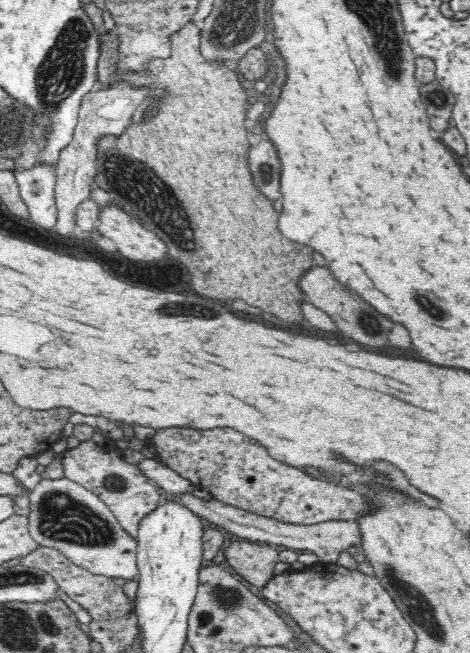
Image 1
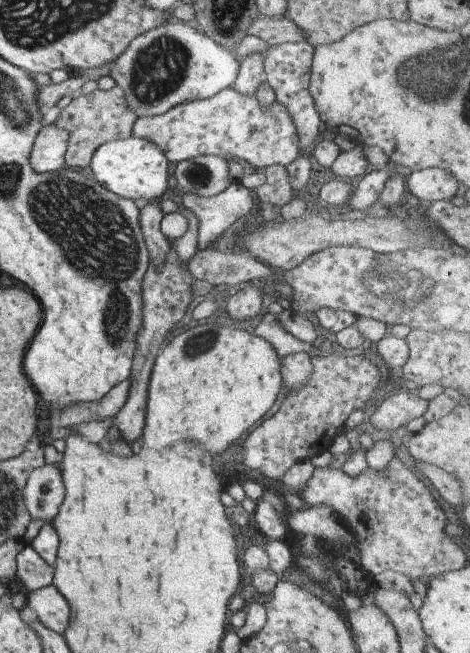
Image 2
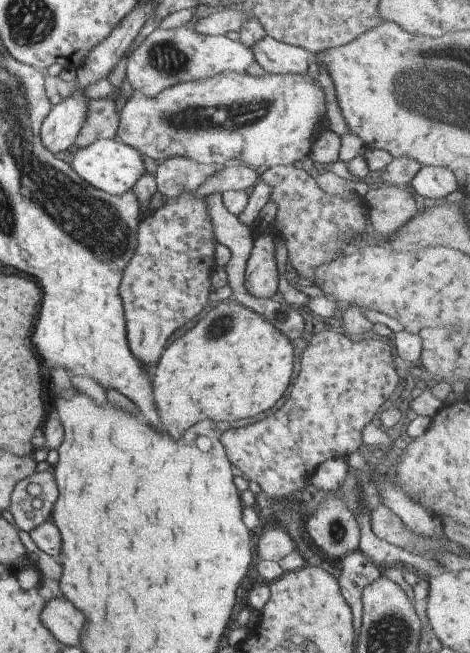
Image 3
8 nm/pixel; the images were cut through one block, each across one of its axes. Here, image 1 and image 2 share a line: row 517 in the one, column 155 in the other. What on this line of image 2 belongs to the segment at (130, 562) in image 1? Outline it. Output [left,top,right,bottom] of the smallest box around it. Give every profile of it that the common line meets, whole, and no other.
[108,19,240,118]

